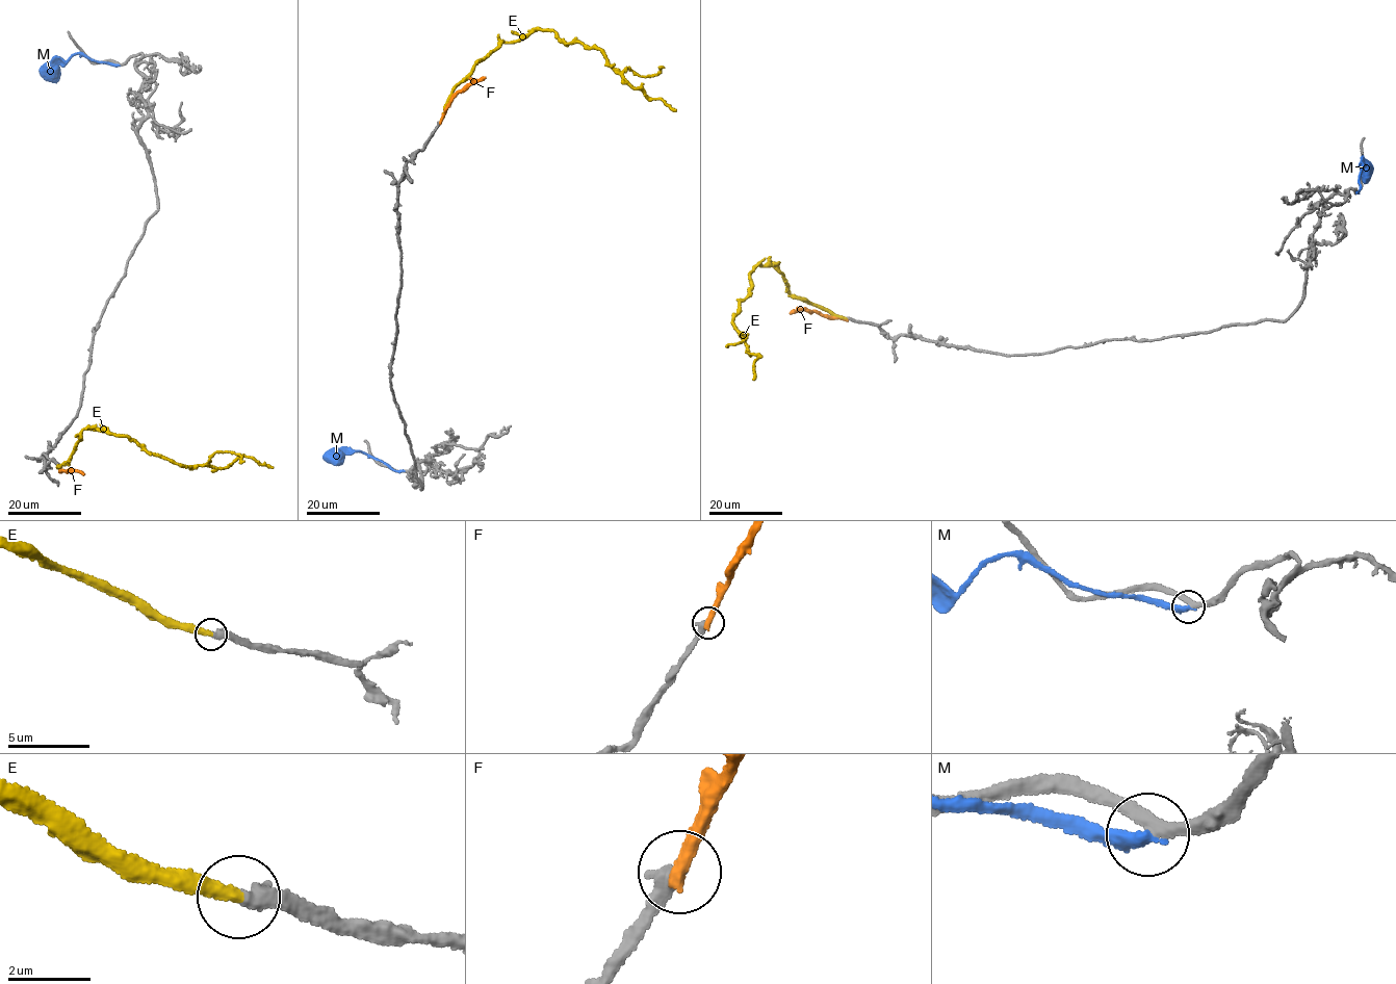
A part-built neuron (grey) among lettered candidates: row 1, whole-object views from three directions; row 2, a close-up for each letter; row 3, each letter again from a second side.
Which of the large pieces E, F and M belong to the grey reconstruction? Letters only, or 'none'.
E

